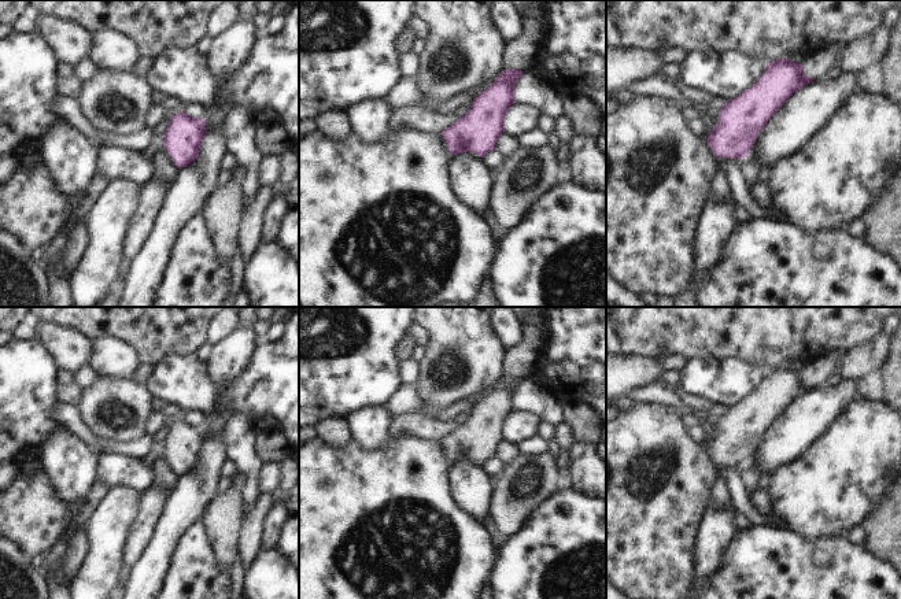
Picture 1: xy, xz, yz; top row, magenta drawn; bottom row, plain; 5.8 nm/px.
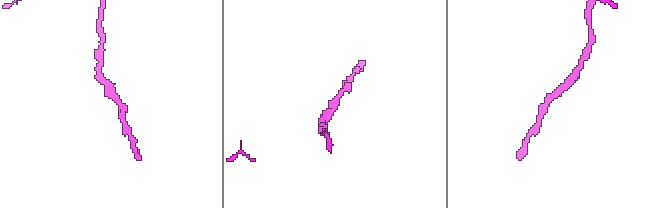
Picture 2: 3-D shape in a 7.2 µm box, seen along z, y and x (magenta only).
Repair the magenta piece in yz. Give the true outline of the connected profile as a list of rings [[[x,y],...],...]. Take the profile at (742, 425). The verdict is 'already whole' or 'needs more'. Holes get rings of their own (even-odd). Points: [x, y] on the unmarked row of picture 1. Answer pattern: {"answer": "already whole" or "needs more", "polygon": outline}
{"answer": "needs more", "polygon": [[[787,366],[767,370],[757,389],[717,417],[705,447],[716,466],[747,463],[767,429],[802,393],[813,389],[802,378],[802,371]]]}

